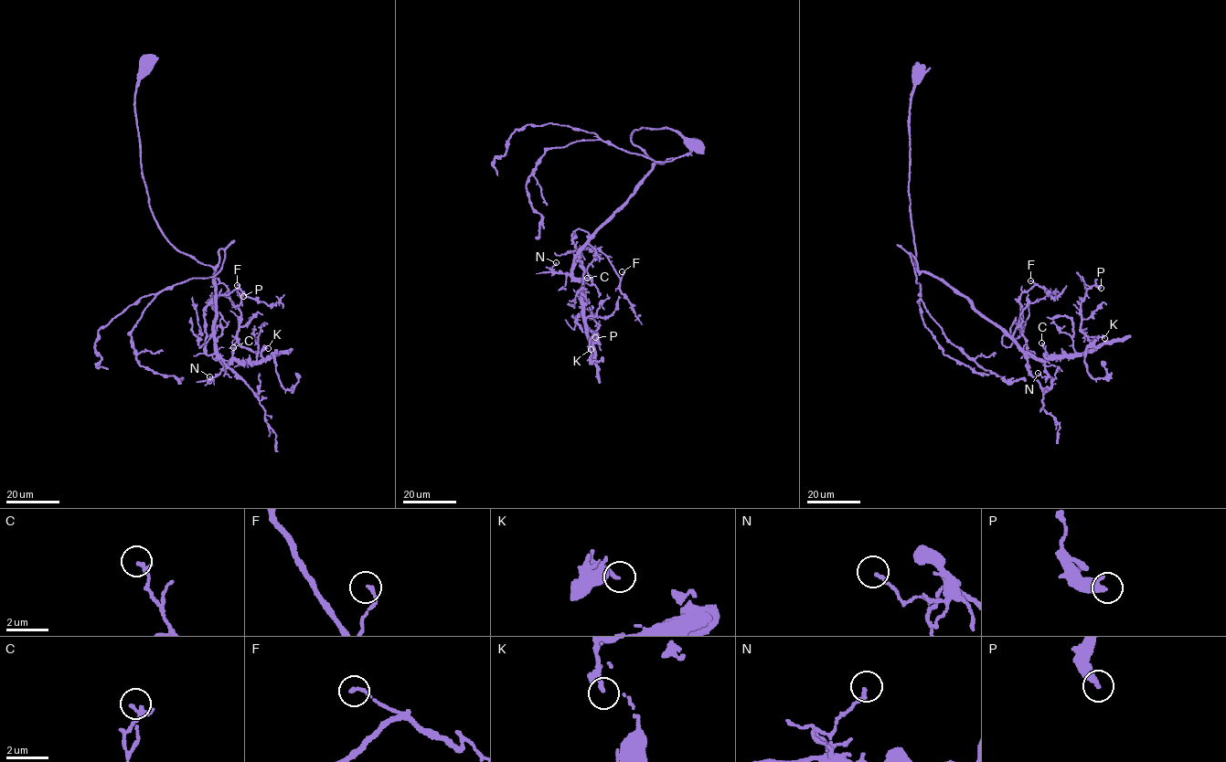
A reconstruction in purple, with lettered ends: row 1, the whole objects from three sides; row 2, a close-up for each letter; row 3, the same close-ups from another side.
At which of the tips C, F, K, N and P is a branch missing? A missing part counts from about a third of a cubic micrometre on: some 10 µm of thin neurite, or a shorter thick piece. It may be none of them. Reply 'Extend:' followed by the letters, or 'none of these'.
Extend: none of these

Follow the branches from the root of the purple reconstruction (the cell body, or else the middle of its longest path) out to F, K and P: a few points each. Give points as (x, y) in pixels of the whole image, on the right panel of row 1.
F: (918, 69), (910, 109), (908, 188), (916, 269), (958, 291), (1026, 354), (1018, 301), (1036, 284), (1030, 280)
K: (918, 69), (910, 109), (908, 189), (918, 271), (942, 279), (1039, 360), (1087, 353), (1104, 338)
P: (918, 69), (908, 189), (918, 271), (942, 279), (1044, 360), (1091, 349), (1081, 304), (1086, 290), (1101, 288)

